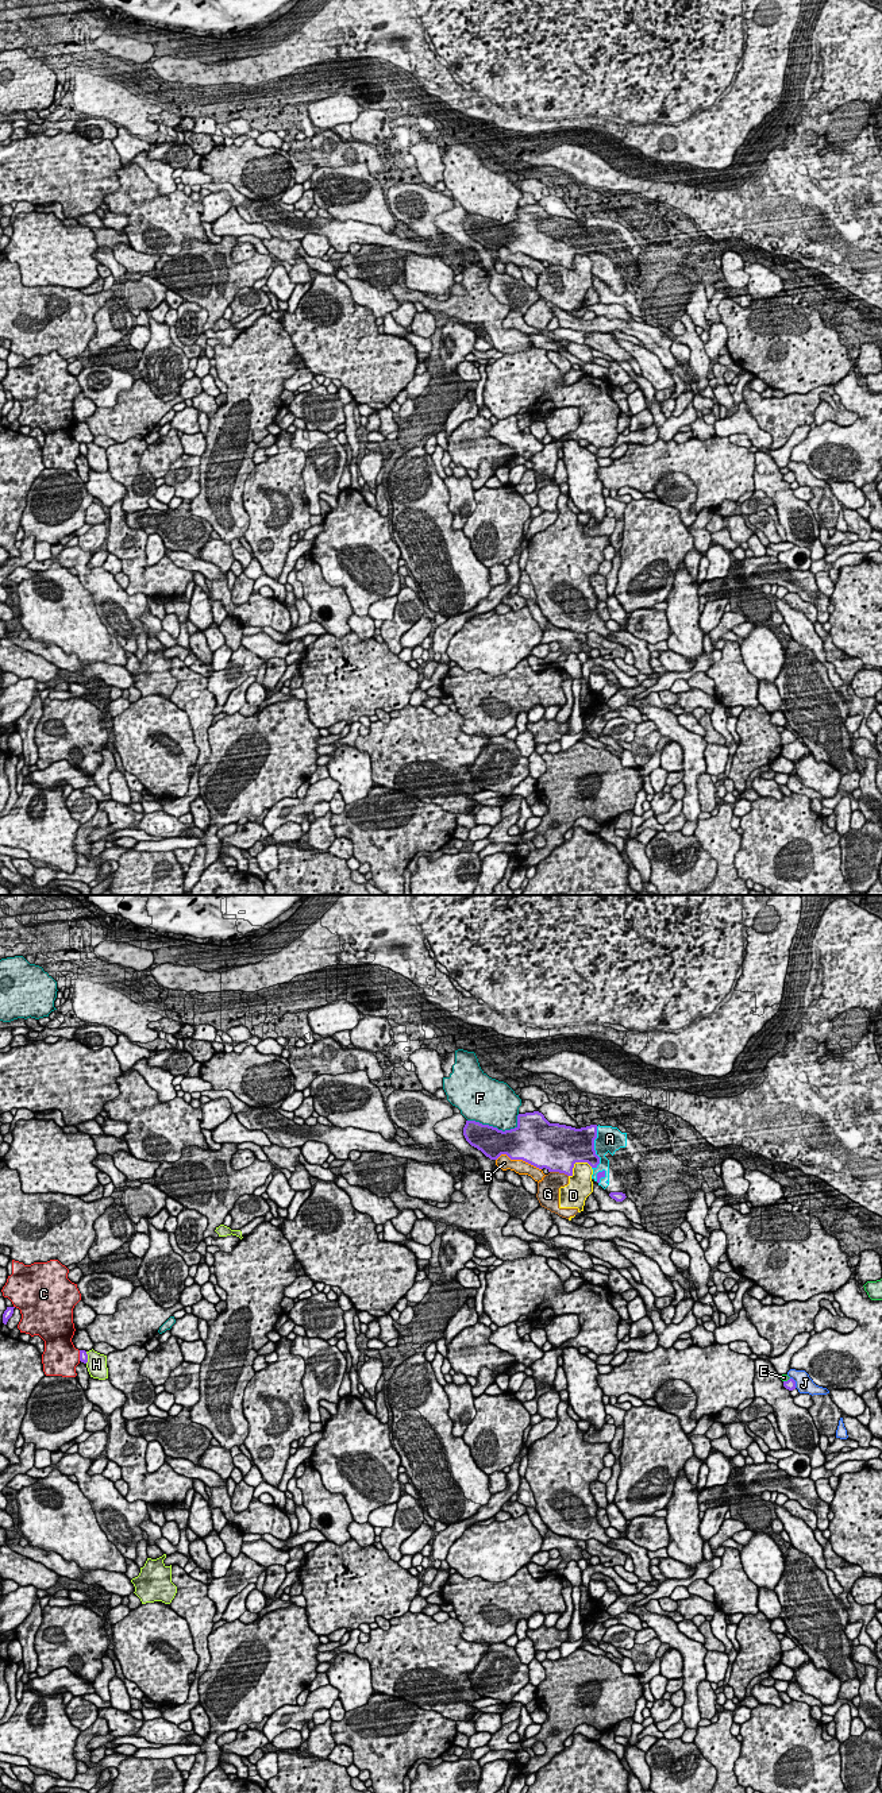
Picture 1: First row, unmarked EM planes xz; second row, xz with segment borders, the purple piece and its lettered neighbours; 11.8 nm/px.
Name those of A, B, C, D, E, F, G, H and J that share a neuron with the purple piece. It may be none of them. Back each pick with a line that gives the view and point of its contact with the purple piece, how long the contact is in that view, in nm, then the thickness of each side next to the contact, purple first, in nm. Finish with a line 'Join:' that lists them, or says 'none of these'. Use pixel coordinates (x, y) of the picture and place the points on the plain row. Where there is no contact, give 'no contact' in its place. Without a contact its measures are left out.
A: meets purple in xz at (593, 241); contact 500 nm long; 420 nm thick on the purple side, 300 nm on the other
Join: A

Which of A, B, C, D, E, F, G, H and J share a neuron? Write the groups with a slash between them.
A / B / C / D G / E / F / H / J

